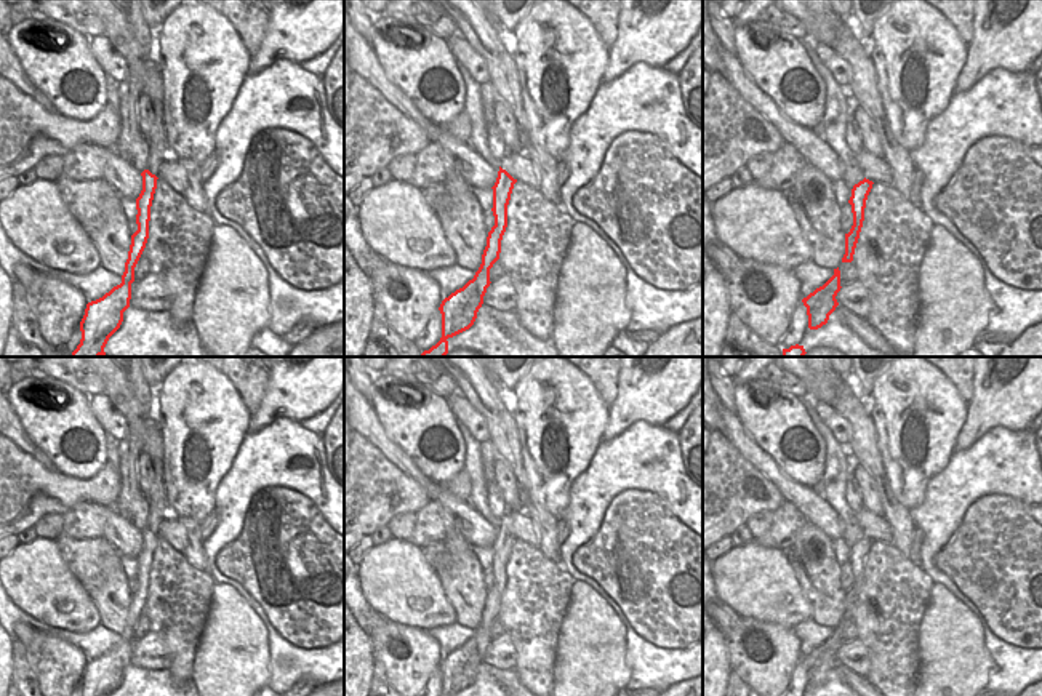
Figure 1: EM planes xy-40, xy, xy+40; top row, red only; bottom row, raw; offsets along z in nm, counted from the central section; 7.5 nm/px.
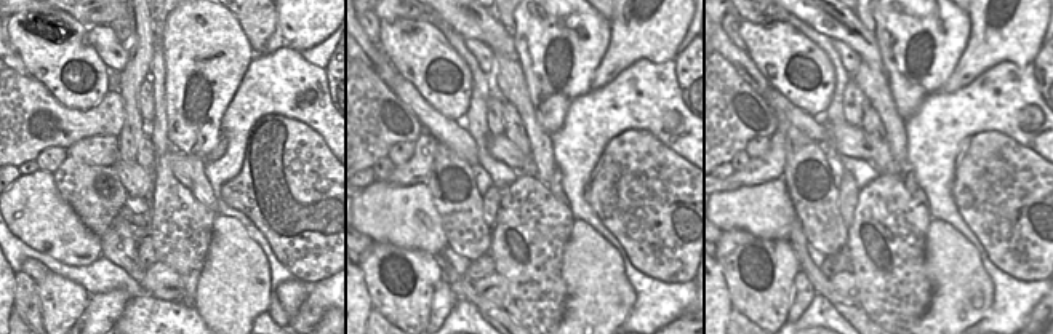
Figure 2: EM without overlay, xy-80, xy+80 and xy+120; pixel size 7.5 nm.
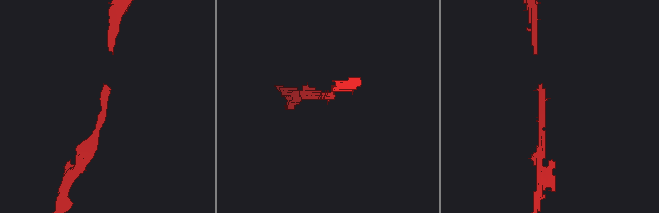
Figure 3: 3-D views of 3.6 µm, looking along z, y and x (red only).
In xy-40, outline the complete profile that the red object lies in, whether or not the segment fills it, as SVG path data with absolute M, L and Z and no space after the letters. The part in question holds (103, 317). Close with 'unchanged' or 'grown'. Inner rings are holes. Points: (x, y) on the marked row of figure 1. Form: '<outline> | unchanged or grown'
M144 170L141 176L142 190L136 198L138 230L131 235L131 245L128 251L128 259L125 262L122 283L114 286L102 298L86 304L85 315L80 322L82 339L70 357L106 355L104 347L109 338L120 328L123 322L123 312L130 307L131 283L134 282L134 267L149 238L150 206L158 179L149 170Z | unchanged

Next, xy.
M499 166L496 182L491 187L495 226L488 232L482 264L472 280L442 301L439 307L442 314L442 338L429 350L424 350L421 357L445 357L448 354L447 339L474 325L487 288L491 283L490 269L499 259L501 240L507 227L507 205L515 182L517 179Z | unchanged

